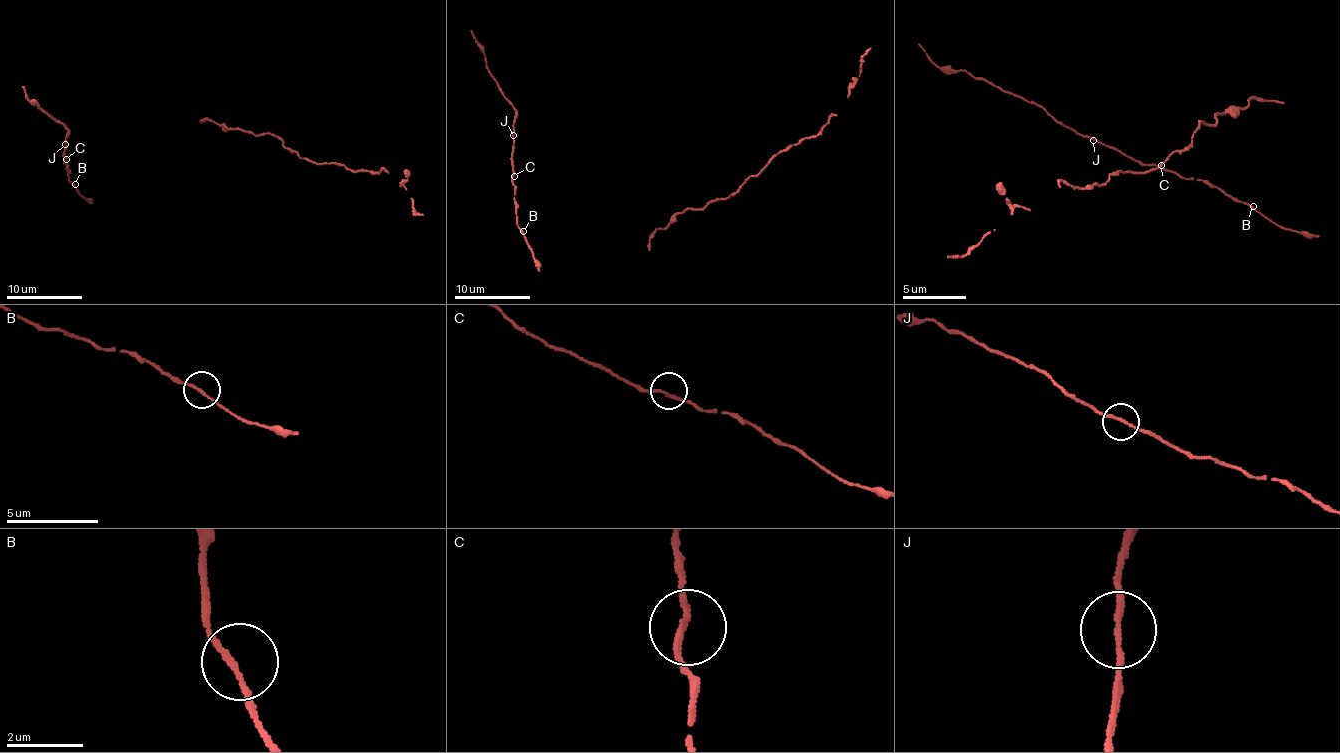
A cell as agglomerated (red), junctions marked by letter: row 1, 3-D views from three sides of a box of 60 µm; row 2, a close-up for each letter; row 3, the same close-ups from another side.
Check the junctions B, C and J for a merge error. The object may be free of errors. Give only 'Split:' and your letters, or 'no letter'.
Split: no letter

